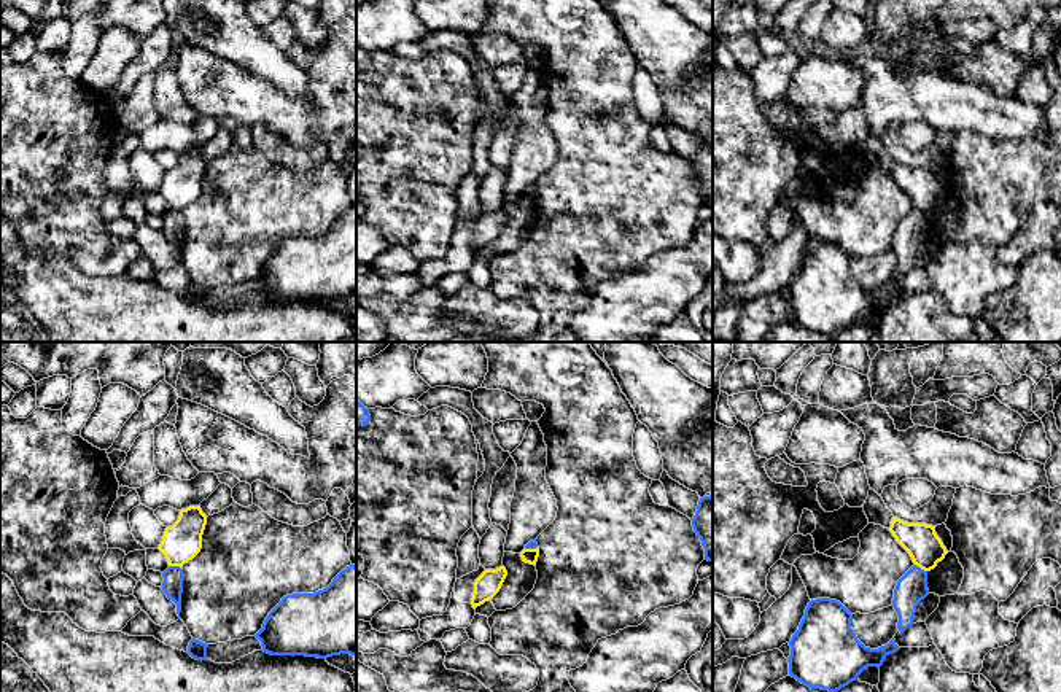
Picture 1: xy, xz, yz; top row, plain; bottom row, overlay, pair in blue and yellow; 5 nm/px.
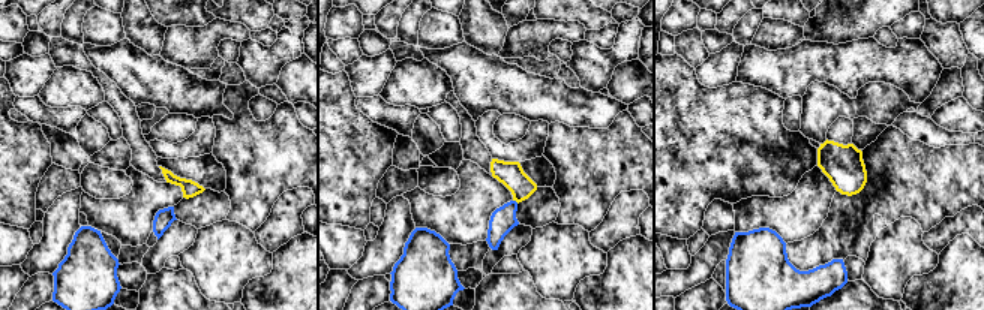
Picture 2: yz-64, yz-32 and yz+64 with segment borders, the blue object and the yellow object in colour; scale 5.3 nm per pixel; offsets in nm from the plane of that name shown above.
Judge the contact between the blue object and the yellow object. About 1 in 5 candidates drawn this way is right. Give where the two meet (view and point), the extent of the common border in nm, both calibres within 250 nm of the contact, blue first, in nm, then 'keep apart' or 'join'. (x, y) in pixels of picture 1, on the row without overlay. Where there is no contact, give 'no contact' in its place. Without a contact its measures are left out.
xy (175, 210) | 70 nm | 110/200 nm | keep apart

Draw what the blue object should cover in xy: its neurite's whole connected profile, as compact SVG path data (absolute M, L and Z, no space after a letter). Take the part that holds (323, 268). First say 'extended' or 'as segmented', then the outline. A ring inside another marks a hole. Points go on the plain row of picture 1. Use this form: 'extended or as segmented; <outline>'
as segmented; M356 210L342 213L323 234L283 240L255 280L270 299L356 299Z

